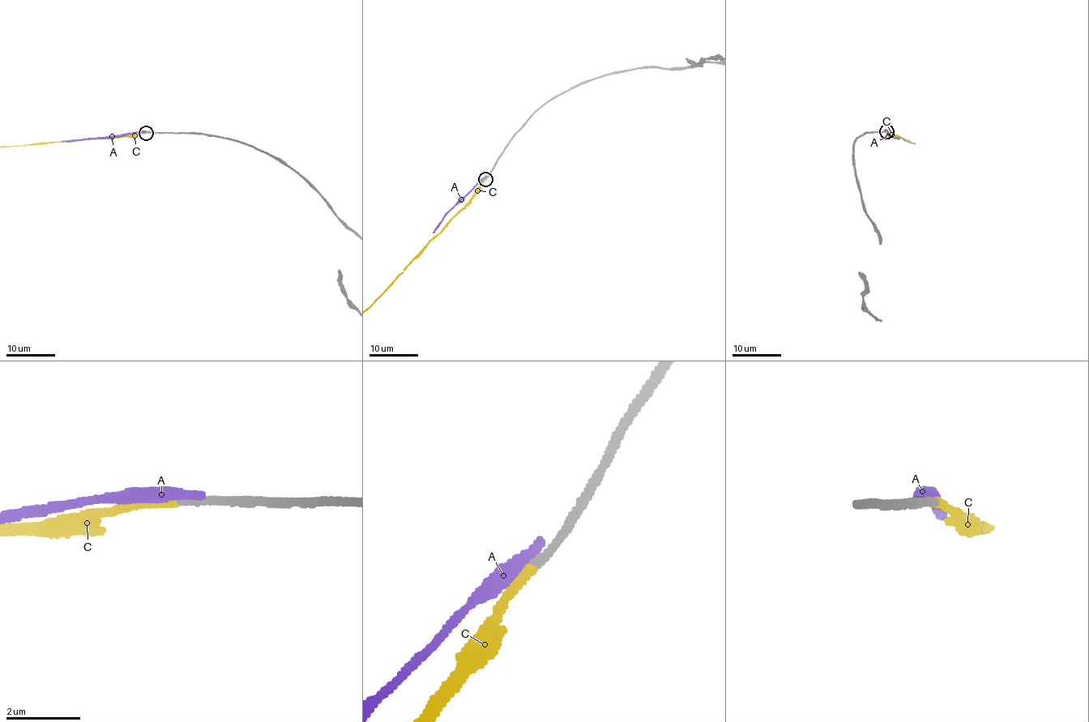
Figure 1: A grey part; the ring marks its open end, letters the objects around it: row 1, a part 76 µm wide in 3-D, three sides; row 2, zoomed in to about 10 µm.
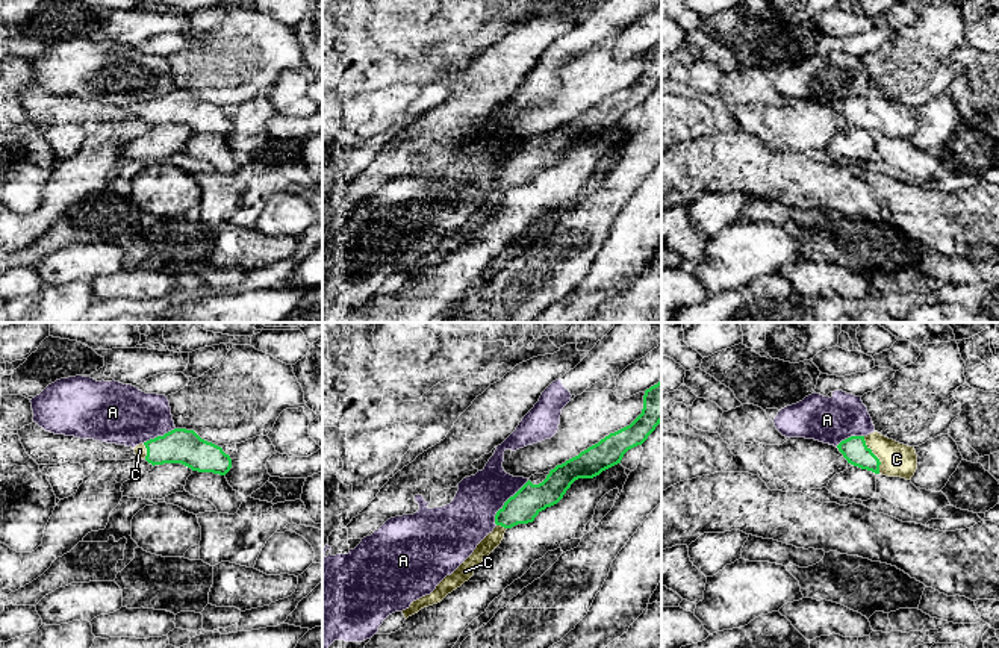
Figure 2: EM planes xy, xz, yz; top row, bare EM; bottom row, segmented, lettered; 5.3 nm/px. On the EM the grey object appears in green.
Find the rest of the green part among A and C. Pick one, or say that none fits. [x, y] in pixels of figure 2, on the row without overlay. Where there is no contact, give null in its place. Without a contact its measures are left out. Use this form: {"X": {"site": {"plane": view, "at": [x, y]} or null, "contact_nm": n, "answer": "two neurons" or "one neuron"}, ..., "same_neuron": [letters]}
{"A": {"site": {"plane": "xz", "at": [506, 162]}, "contact_nm": 300, "answer": "two neurons"}, "C": {"site": {"plane": "yz", "at": [874, 115]}, "contact_nm": 220, "answer": "one neuron"}, "same_neuron": ["C"]}

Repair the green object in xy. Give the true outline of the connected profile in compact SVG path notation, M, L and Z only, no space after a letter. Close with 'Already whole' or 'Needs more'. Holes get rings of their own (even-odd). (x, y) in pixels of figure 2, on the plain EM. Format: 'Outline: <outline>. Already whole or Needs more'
Outline: M174 89L136 106L135 115L148 124L182 124L192 132L226 136L232 120L221 107L201 100L194 91Z. Needs more

